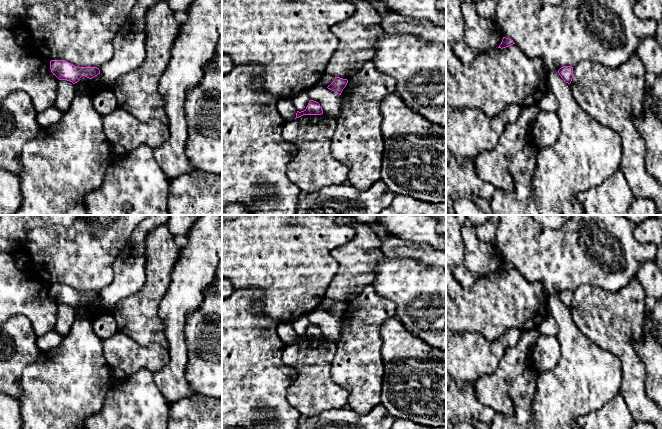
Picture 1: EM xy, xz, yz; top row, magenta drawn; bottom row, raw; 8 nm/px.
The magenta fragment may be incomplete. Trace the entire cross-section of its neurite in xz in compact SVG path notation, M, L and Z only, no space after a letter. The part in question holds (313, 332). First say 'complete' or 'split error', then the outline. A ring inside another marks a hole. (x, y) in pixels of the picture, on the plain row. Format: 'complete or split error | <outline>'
complete | M310 324L306 333L304 335L297 335L296 342L299 342L303 339L321 339L323 338L322 331L320 328L314 324Z

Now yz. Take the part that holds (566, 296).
complete | M563 290L558 294L558 297L566 307L571 307L573 302L573 291Z

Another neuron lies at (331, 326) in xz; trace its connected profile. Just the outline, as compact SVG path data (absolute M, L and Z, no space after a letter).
M317 308L307 315L310 324L320 328L323 337L331 342L337 343L341 337L343 324L341 319L328 313L323 308Z

